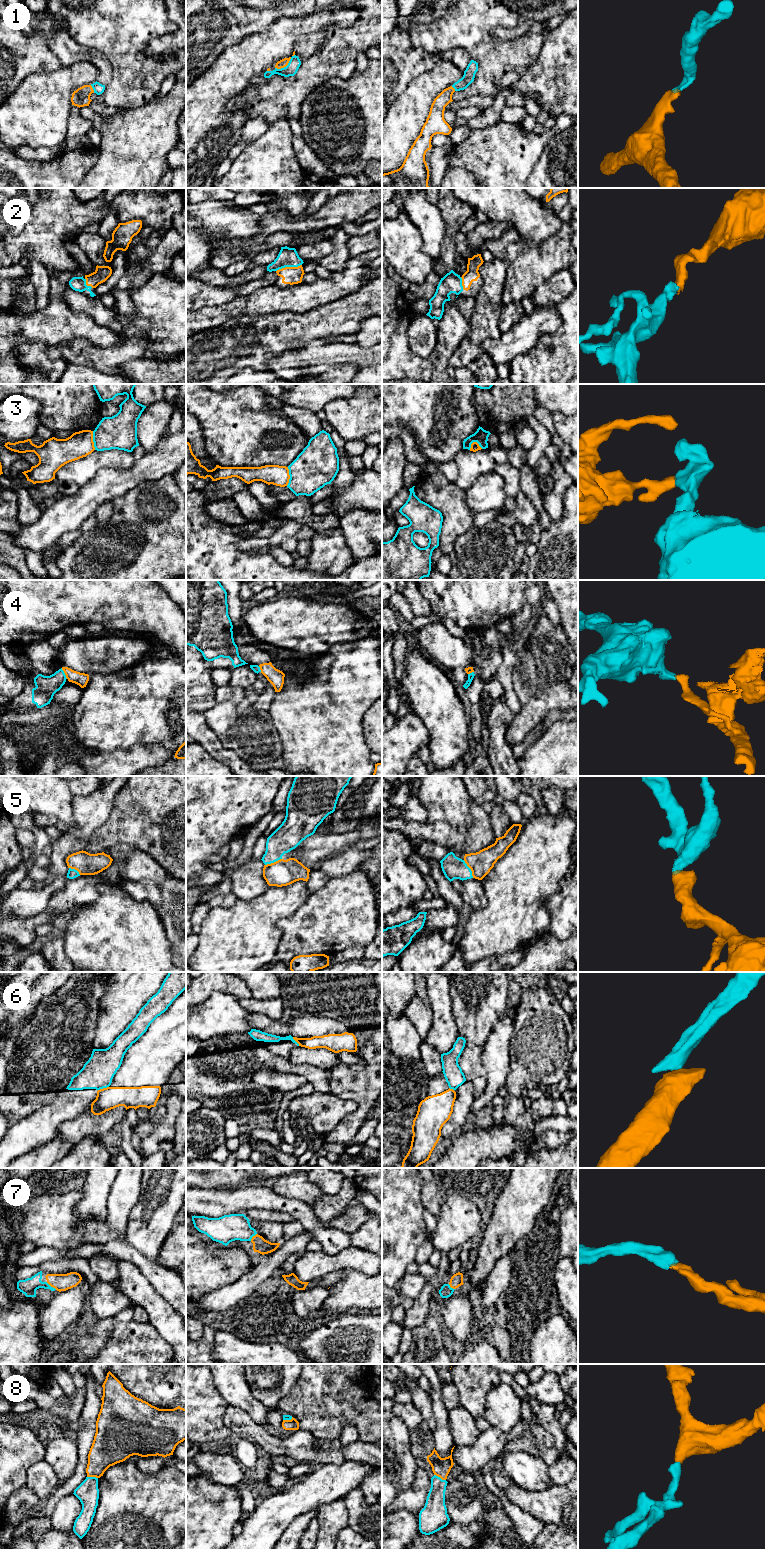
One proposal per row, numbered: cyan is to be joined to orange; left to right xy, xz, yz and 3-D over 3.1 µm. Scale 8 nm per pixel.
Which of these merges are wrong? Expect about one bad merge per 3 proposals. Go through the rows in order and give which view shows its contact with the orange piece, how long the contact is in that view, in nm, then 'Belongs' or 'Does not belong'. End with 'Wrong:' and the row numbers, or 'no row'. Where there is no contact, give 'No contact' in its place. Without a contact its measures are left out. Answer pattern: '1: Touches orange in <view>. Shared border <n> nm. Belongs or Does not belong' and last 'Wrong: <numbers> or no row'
1: Touches orange in xz. Shared border 200 nm. Belongs
2: Touches orange in xz. Shared border 220 nm. Belongs
3: Touches orange in xy. Shared border 150 nm. Does not belong
4: Touches orange in xy. Shared border 100 nm. Does not belong
5: Touches orange in yz. Shared border 170 nm. Belongs
6: Touches orange in xy. Shared border 90 nm. Does not belong
7: Touches orange in xy. Shared border 110 nm. Belongs
8: Touches orange in yz. Shared border 110 nm. Belongs
Wrong: 3, 4, 6

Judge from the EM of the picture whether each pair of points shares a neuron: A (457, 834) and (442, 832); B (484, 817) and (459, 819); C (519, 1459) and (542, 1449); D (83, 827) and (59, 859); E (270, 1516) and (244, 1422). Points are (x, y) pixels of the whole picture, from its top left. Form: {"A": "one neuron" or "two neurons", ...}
{"A": "one neuron", "B": "two neurons", "C": "two neurons", "D": "one neuron", "E": "two neurons"}

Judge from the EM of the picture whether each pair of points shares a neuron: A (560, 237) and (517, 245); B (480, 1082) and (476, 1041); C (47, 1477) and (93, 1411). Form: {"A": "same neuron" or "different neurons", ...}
{"A": "same neuron", "B": "same neuron", "C": "different neurons"}

